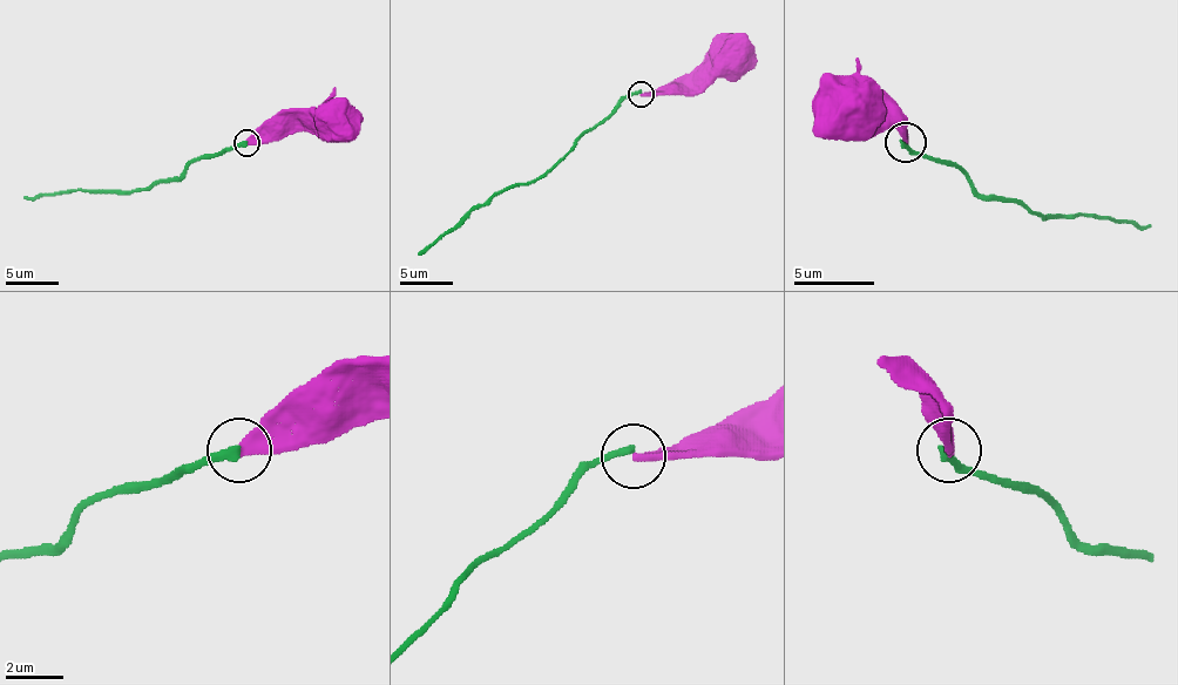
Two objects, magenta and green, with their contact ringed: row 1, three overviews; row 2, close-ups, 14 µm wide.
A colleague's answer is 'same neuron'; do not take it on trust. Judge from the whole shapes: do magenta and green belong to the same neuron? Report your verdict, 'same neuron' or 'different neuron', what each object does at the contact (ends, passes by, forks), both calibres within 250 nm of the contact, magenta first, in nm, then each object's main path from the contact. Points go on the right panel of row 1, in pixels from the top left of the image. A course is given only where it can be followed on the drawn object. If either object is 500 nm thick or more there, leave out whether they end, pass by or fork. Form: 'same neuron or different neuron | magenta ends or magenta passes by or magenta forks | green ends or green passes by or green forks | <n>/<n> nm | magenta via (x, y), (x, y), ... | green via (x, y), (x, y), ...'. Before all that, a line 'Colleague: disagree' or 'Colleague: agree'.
Colleague: disagree
different neuron | magenta ends | green ends | 400/280 nm | magenta via (906, 143), (906, 123), (891, 115), (850, 119) | green via (902, 143), (959, 167), (982, 195), (1019, 199), (1031, 211), (1108, 215), (1151, 228)

